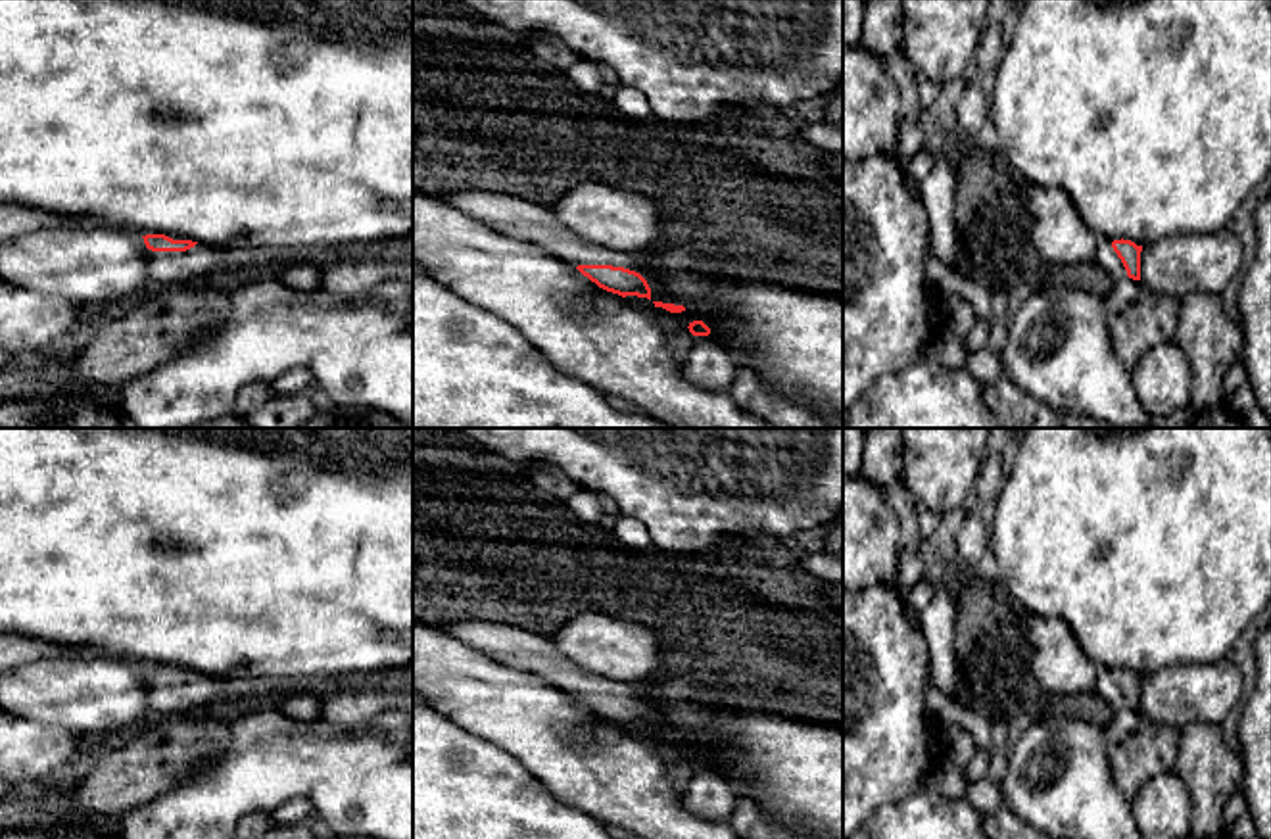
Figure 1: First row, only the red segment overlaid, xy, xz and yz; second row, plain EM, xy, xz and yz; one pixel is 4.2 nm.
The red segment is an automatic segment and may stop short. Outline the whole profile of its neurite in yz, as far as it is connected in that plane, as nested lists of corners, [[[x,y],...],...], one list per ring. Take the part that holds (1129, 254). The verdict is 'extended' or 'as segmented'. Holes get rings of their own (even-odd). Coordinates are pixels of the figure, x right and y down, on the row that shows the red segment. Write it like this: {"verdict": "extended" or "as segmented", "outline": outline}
{"verdict": "extended", "outline": [[[1098,238],[1094,263],[1114,280],[1129,276],[1140,280],[1140,252],[1142,246],[1137,246],[1131,240],[1106,240]]]}

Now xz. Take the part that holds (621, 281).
{"verdict": "extended", "outline": [[[451,190],[445,202],[497,232],[543,248],[607,292],[651,300],[651,288],[637,273],[641,253],[595,246],[582,232],[564,227],[549,207],[490,190]]]}

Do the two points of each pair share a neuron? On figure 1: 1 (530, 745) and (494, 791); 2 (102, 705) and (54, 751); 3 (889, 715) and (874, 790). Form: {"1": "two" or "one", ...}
{"1": "two", "2": "two", "3": "one"}

